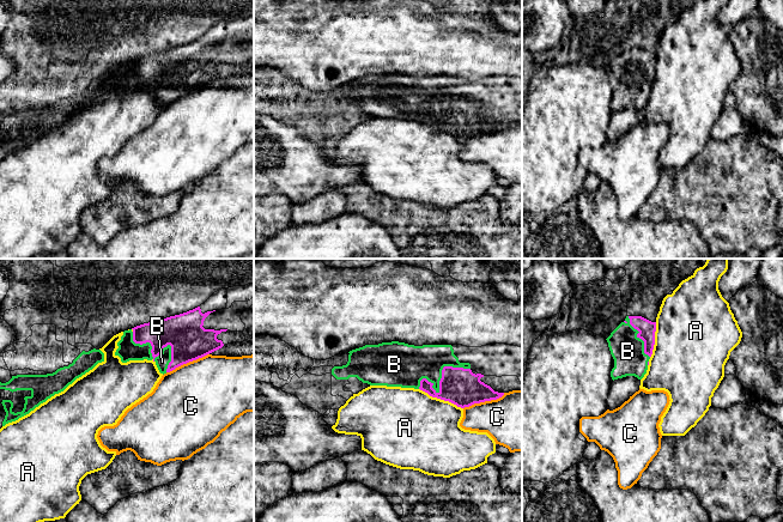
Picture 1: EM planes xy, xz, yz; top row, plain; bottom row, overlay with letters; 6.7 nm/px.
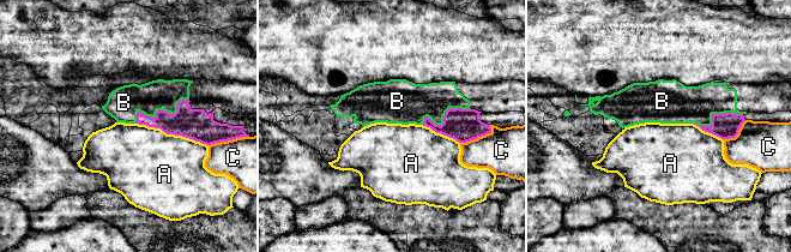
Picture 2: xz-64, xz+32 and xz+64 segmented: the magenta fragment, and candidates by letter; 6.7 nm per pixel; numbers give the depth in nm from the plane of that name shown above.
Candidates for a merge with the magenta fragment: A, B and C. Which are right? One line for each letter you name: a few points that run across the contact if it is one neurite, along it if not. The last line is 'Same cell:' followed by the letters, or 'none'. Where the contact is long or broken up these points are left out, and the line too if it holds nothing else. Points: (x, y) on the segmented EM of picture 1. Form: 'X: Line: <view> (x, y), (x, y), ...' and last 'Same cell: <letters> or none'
Same cell: B

